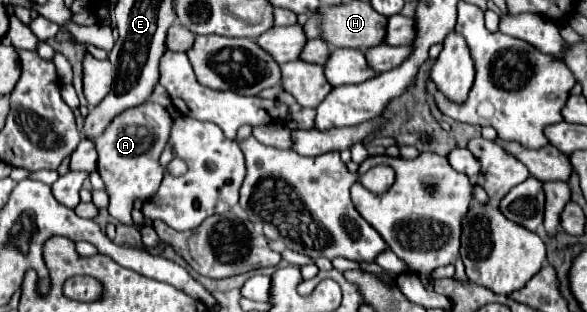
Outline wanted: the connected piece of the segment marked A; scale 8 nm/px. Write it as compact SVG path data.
M147 101L115 117L113 123L105 129L105 133L95 139L99 153L97 171L107 185L107 193L111 199L109 213L119 223L135 225L131 217L133 201L135 199L145 201L153 197L153 193L157 193L163 179L163 167L159 167L159 155L163 153L169 141L171 127L173 127L173 117L169 115L169 111L157 103Z

